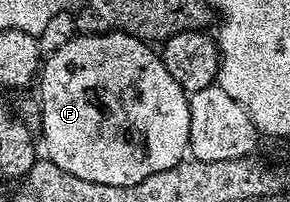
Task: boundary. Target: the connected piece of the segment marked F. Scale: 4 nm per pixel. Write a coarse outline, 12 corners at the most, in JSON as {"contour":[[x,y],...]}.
{"contour":[[127,33],[37,78],[45,156],[139,184],[187,156],[190,98]]}

